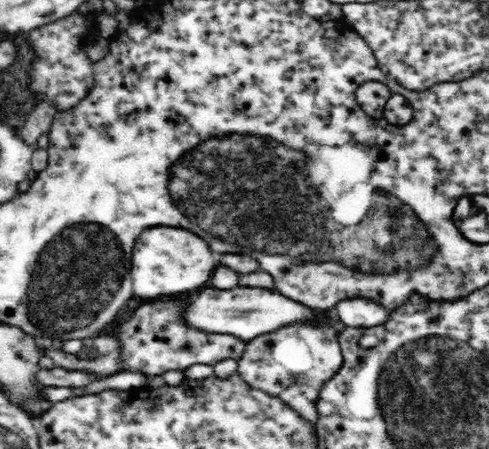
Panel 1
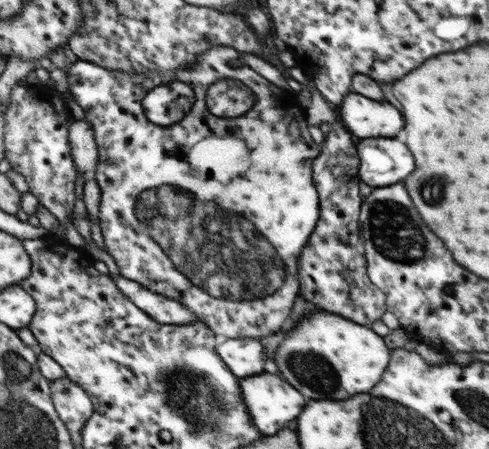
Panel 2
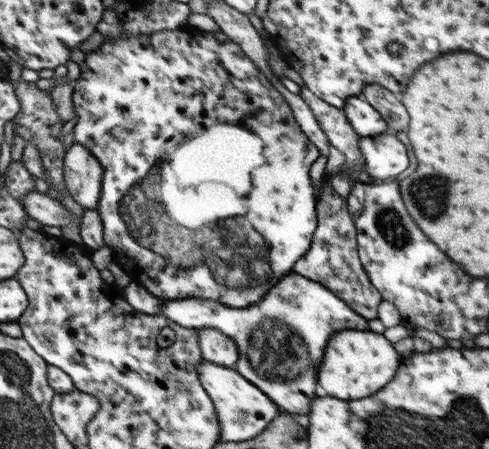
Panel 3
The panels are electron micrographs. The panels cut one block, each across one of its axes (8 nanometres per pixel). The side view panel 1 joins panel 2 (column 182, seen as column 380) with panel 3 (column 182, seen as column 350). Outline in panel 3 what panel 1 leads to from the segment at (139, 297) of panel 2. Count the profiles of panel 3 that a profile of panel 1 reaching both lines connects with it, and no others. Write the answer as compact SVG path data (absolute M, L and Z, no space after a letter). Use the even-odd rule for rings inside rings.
M297 274L281 278L273 286L273 290L269 290L269 294L261 298L261 302L247 310L227 308L211 300L187 298L163 302L161 316L187 330L217 330L225 338L231 338L237 344L235 372L239 372L247 382L263 390L269 400L279 408L279 412L285 414L307 414L309 402L315 396L315 368L323 354L323 346L327 344L327 338L331 334L339 330L369 332L369 324L365 318L347 308L345 302L335 298L321 284L309 282ZM287 328L291 334L287 332ZM301 342L305 344L305 350L301 350ZM309 358L313 362L313 370L307 370Z

